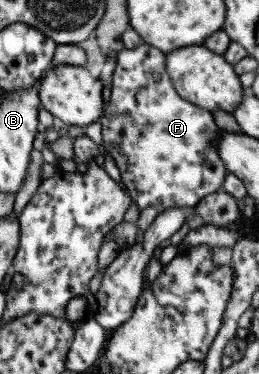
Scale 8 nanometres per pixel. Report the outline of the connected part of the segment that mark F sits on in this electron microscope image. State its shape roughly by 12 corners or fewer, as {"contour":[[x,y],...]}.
{"contour":[[117,54],[99,118],[131,202],[194,208],[223,189],[214,114],[165,54]]}

